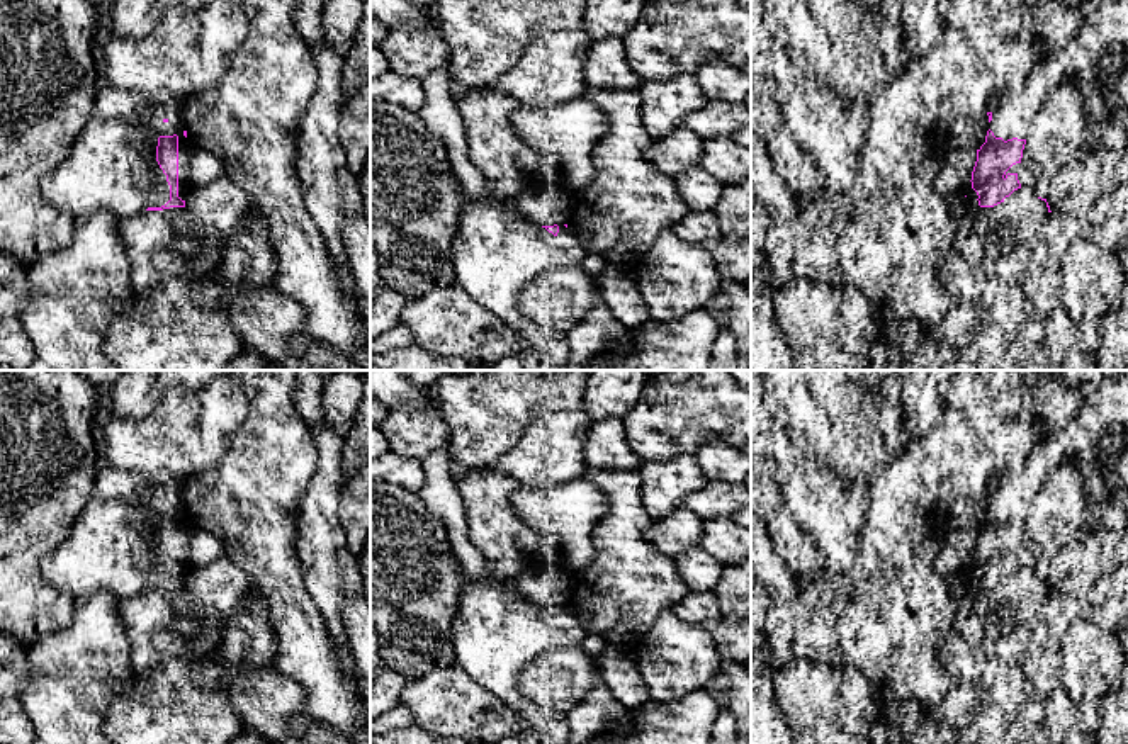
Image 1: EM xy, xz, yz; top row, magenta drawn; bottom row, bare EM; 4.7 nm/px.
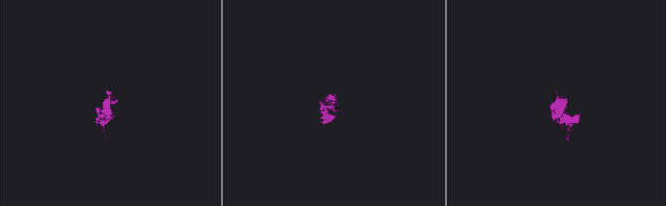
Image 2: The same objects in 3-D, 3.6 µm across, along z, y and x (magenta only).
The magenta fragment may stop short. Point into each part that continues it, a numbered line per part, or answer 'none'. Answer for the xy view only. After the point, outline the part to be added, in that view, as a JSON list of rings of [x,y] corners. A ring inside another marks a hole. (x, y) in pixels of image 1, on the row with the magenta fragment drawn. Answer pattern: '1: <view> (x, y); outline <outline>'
1: xy (112, 167); outline [[[93,114],[76,136],[66,160],[41,178],[42,199],[70,212],[76,224],[97,211],[112,212],[124,221],[148,207],[165,206],[170,200],[170,185],[156,161],[158,138],[155,127],[141,119],[110,121]]]

